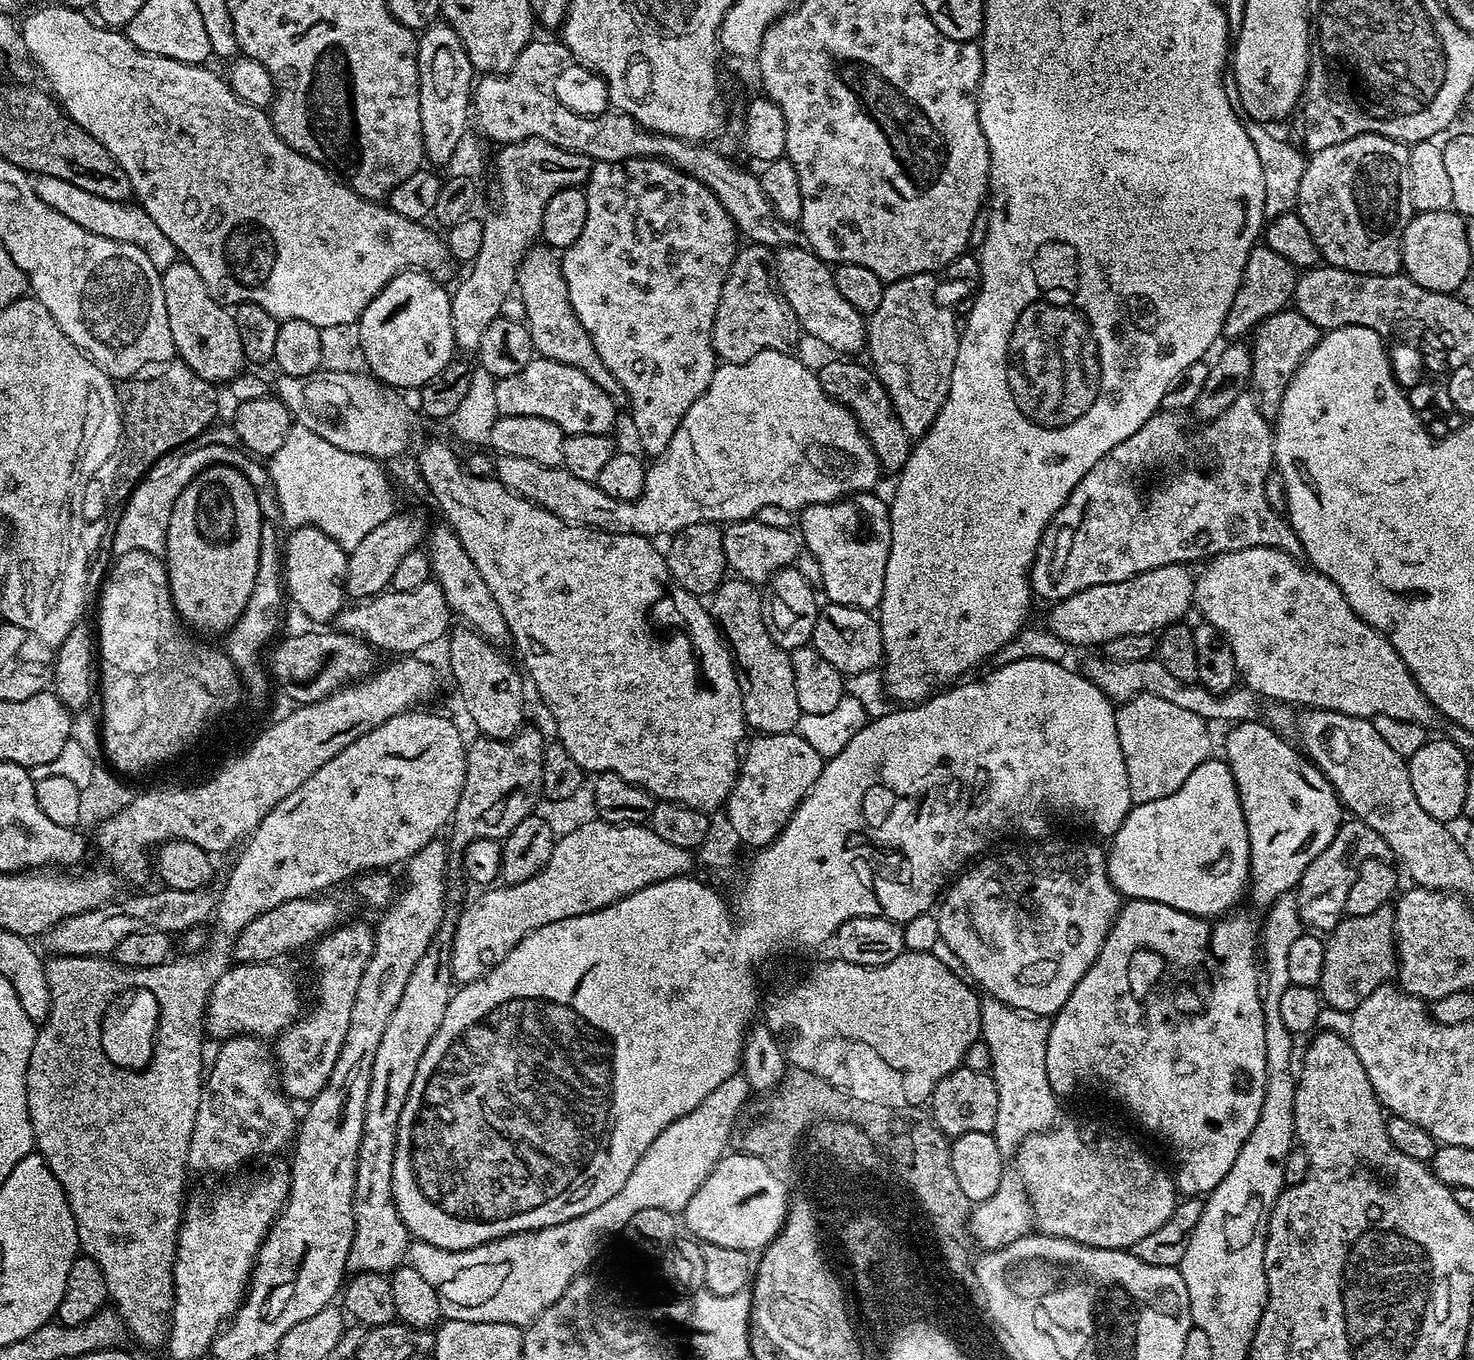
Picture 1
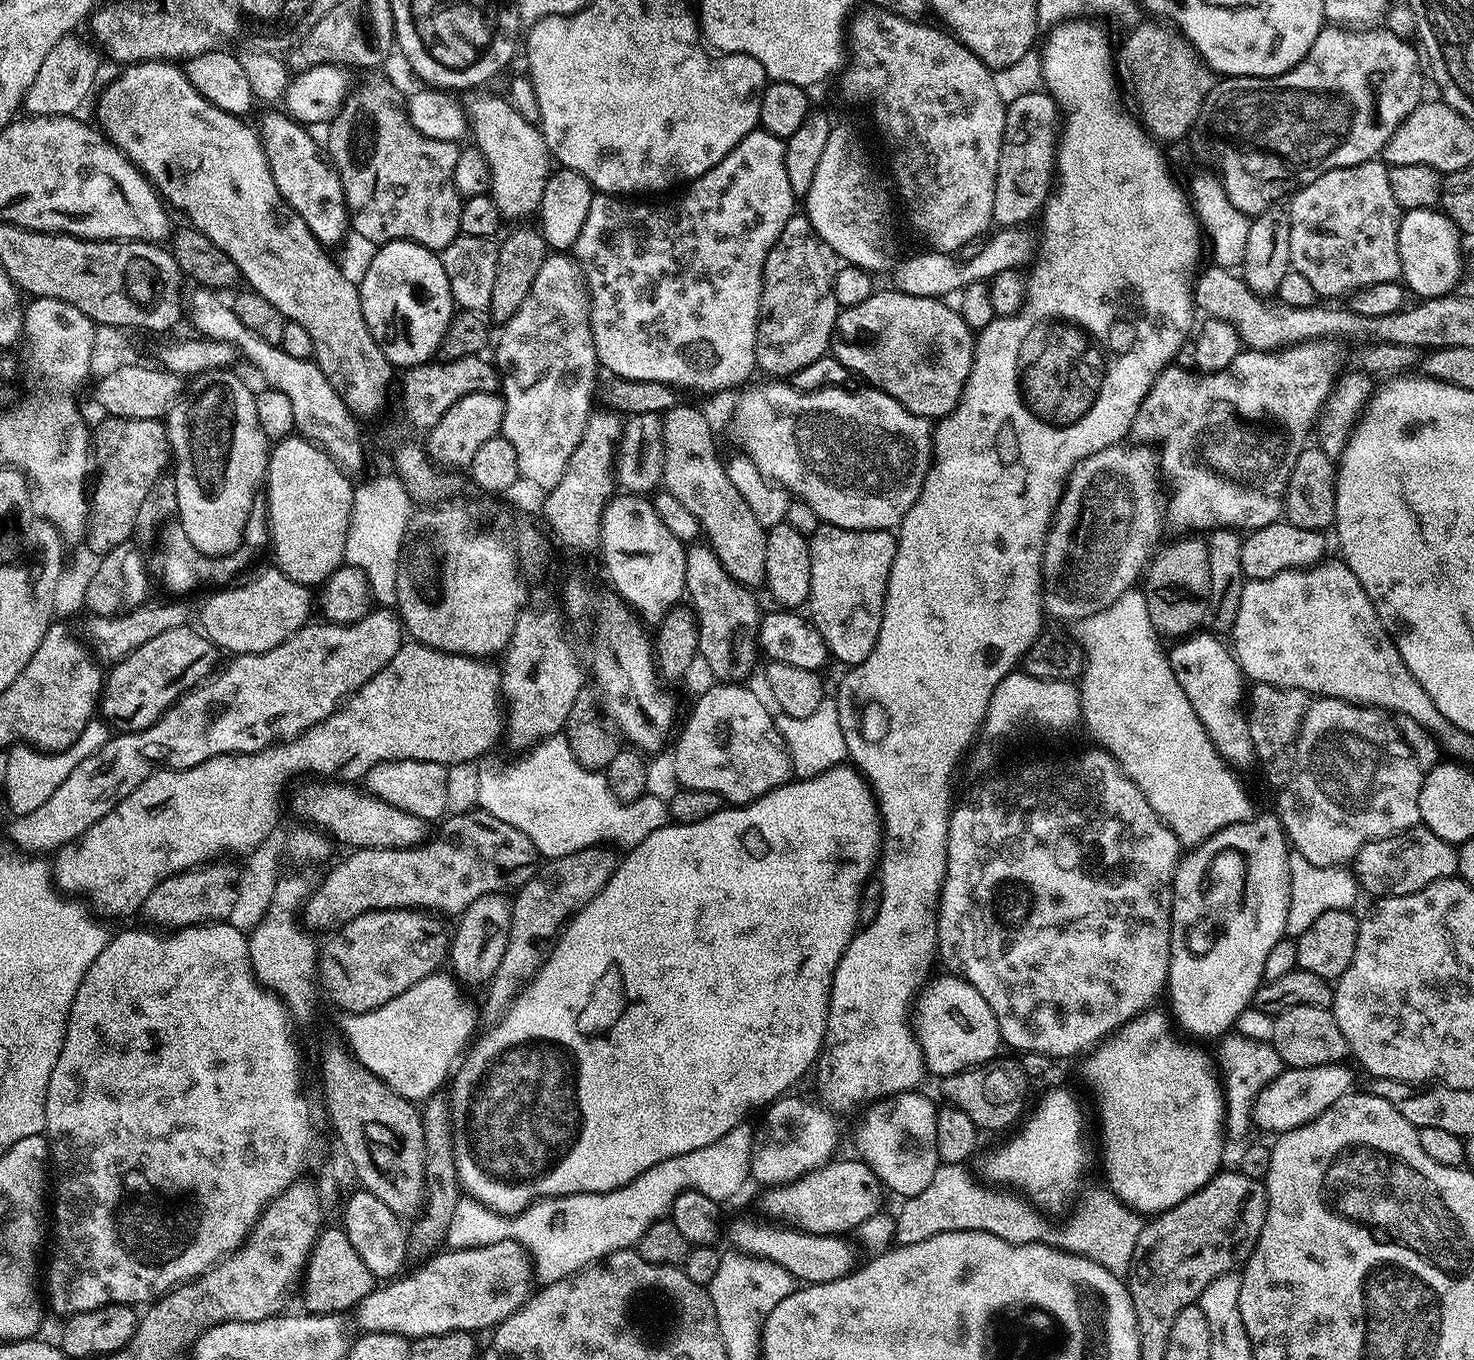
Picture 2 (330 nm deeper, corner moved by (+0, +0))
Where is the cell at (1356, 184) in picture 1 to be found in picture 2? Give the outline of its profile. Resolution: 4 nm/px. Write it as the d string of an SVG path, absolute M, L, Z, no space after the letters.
M1379 159L1367 160L1358 166L1342 166L1338 170L1330 170L1314 178L1314 182L1297 188L1291 197L1292 205L1287 205L1286 211L1290 218L1292 268L1307 279L1317 297L1348 298L1359 292L1361 288L1401 279L1398 226L1402 210L1398 202L1394 202L1388 169L1389 165Z

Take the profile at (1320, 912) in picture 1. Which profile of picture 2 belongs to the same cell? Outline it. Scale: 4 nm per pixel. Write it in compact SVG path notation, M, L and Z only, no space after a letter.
M1423 826L1408 828L1390 838L1364 844L1354 861L1359 887L1365 893L1373 892L1373 897L1376 898L1414 894L1436 880L1451 880L1457 875L1457 866L1456 848Z

